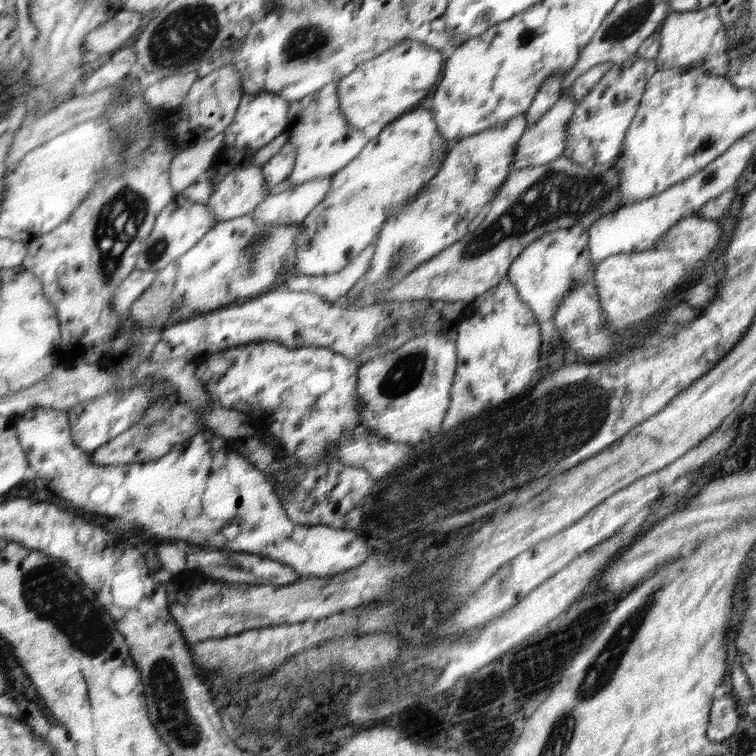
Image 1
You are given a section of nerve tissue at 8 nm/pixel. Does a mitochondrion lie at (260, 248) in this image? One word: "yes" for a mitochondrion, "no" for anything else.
yes

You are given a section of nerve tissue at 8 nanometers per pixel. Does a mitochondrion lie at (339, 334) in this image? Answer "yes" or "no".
no

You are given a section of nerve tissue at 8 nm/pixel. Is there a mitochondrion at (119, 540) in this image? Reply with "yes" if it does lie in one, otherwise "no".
no

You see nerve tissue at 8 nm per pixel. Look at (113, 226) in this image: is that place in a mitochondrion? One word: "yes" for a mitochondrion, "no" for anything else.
yes

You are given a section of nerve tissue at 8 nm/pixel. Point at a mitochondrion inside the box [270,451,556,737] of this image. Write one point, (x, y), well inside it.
(390, 694)

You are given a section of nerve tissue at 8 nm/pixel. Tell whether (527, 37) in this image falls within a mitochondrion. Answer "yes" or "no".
no

